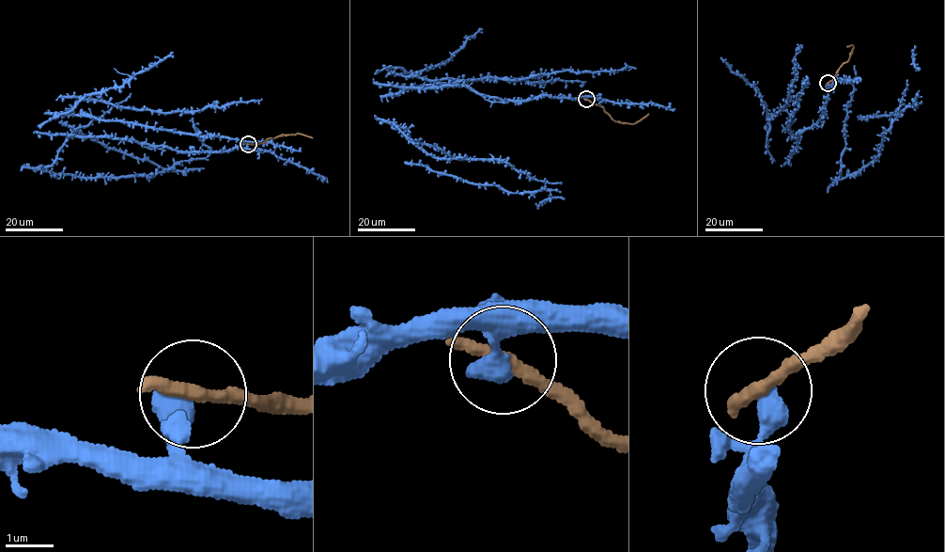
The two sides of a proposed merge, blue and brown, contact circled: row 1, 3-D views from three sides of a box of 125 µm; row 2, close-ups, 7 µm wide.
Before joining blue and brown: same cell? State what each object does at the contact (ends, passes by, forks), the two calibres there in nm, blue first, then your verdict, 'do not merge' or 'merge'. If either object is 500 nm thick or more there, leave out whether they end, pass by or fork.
calibres 550 and 360 nm; do not merge

